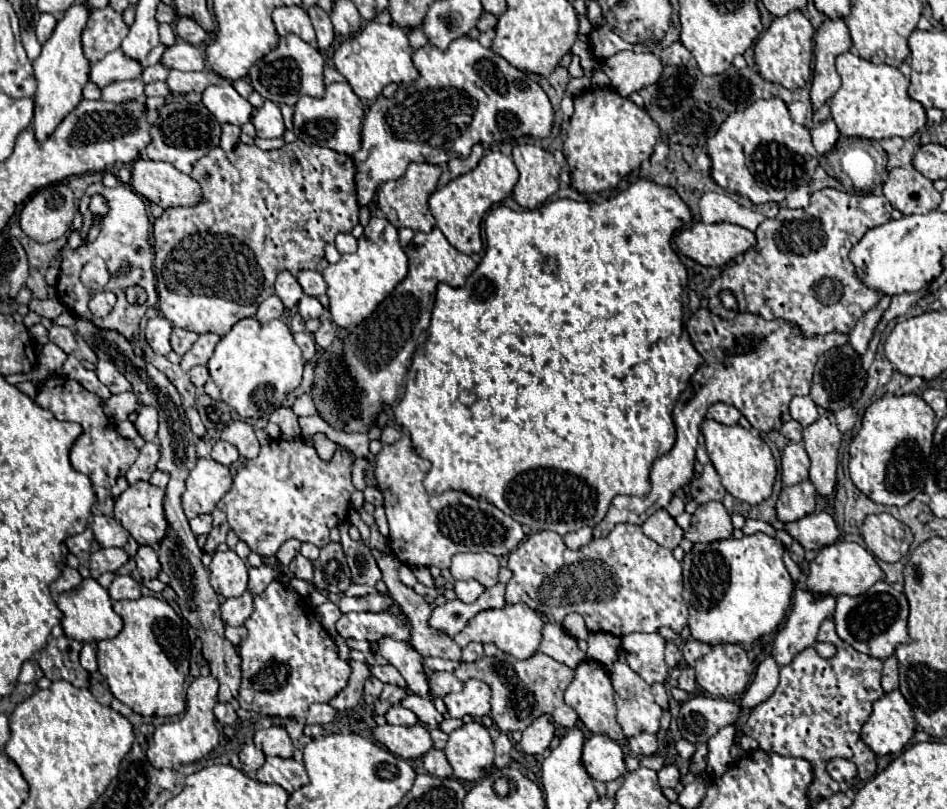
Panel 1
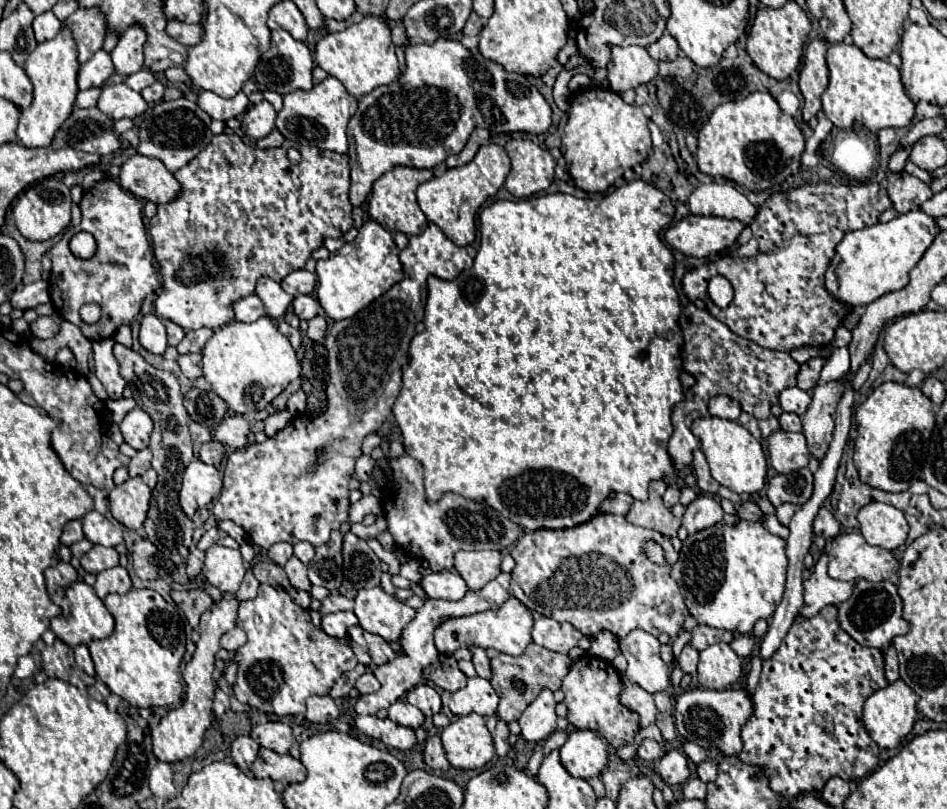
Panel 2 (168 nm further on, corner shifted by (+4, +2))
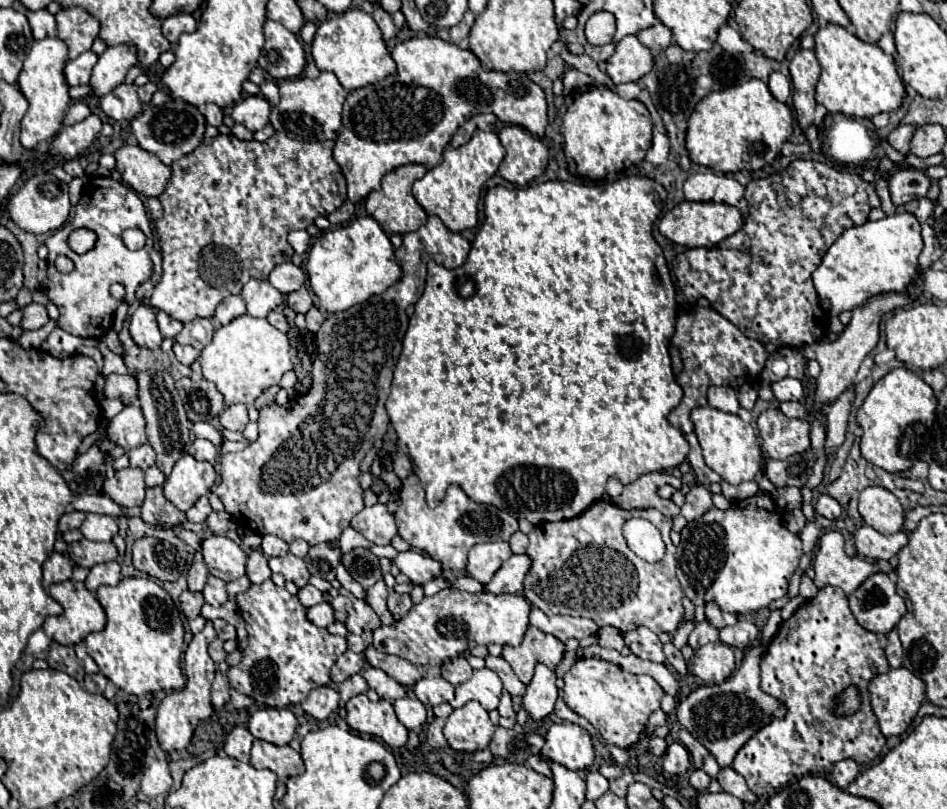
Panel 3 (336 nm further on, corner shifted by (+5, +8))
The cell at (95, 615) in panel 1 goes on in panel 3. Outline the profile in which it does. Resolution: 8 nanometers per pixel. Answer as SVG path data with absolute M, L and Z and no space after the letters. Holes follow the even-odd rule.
M64 581L64 583L58 583L58 585L52 585L50 587L50 595L64 607L64 613L62 615L56 615L56 617L48 617L44 621L44 631L46 635L60 643L60 645L76 645L80 643L88 633L94 633L94 631L102 631L104 625L106 625L106 613L100 605L100 601L96 599L94 593L90 593L86 589L84 583L80 581Z

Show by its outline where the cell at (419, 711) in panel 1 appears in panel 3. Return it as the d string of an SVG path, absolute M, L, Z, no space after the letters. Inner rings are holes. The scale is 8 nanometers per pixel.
M438 675L422 677L420 681L416 681L412 691L424 705L430 705L430 707L446 703L446 701L450 701L454 697L454 687L446 679L438 677Z

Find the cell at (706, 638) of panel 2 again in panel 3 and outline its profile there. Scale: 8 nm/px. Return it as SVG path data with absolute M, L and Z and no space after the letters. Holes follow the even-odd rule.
M706 603L706 621L710 621L710 625L714 625L716 629L722 629L726 625L734 625L738 619L736 615L728 615L728 613L722 613L718 605L714 603Z

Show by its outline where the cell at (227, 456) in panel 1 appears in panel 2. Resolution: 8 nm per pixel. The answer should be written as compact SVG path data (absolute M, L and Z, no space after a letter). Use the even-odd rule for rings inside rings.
M211 441L211 443L205 443L199 451L199 459L207 465L215 465L219 467L221 461L225 457L225 447L219 443L219 441Z

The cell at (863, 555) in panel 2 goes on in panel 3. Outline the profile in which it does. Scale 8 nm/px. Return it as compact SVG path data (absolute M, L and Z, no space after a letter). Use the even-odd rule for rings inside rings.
M866 525L858 527L852 537L856 545L856 557L878 561L892 561L898 551L908 543L908 535L904 531L898 531L894 535L882 535Z

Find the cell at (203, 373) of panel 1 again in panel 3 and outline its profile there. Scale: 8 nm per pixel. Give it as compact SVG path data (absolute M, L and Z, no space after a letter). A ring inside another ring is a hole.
M174 343L174 355L176 355L176 359L182 365L190 367L200 357L200 351L194 349L194 347L190 347L190 345L178 345L178 343Z

